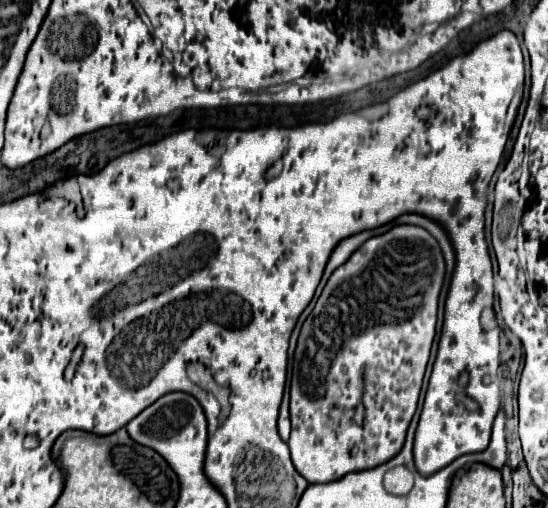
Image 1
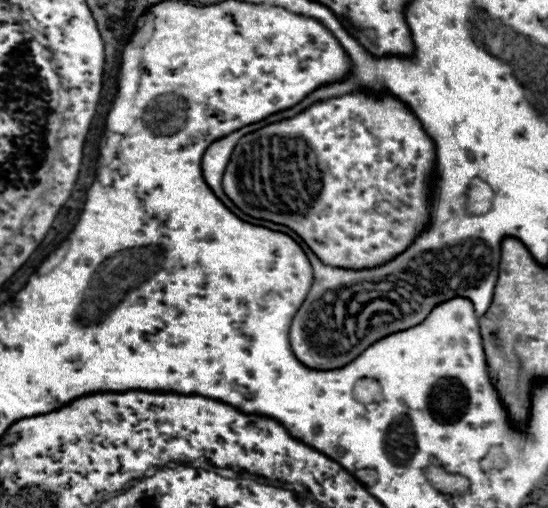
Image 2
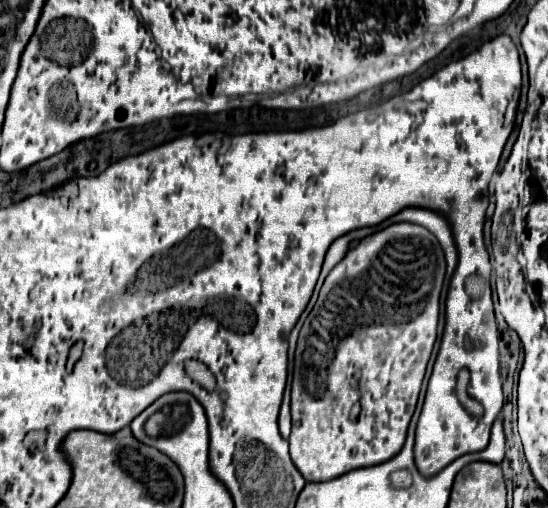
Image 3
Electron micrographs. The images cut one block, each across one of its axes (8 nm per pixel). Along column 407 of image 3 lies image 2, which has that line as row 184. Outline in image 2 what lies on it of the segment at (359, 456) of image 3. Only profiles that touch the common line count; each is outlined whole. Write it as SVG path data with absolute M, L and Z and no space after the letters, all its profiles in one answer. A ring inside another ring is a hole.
M358 88L358 90L338 96L338 98L320 100L320 102L312 104L310 108L302 110L300 114L296 114L294 118L286 118L280 122L268 124L248 136L240 138L240 142L236 144L236 148L230 156L230 162L226 166L222 186L224 186L226 196L248 216L270 220L274 224L282 224L282 226L288 226L290 230L294 230L324 264L338 266L338 268L364 270L364 268L378 268L378 266L394 260L398 254L404 252L404 248L410 248L414 244L414 240L418 238L418 234L426 228L428 216L430 216L428 214L430 176L432 176L434 168L436 168L436 146L434 146L432 138L424 132L420 120L414 116L414 112L404 102L400 102L398 98L394 98L390 94L374 96L366 88Z

